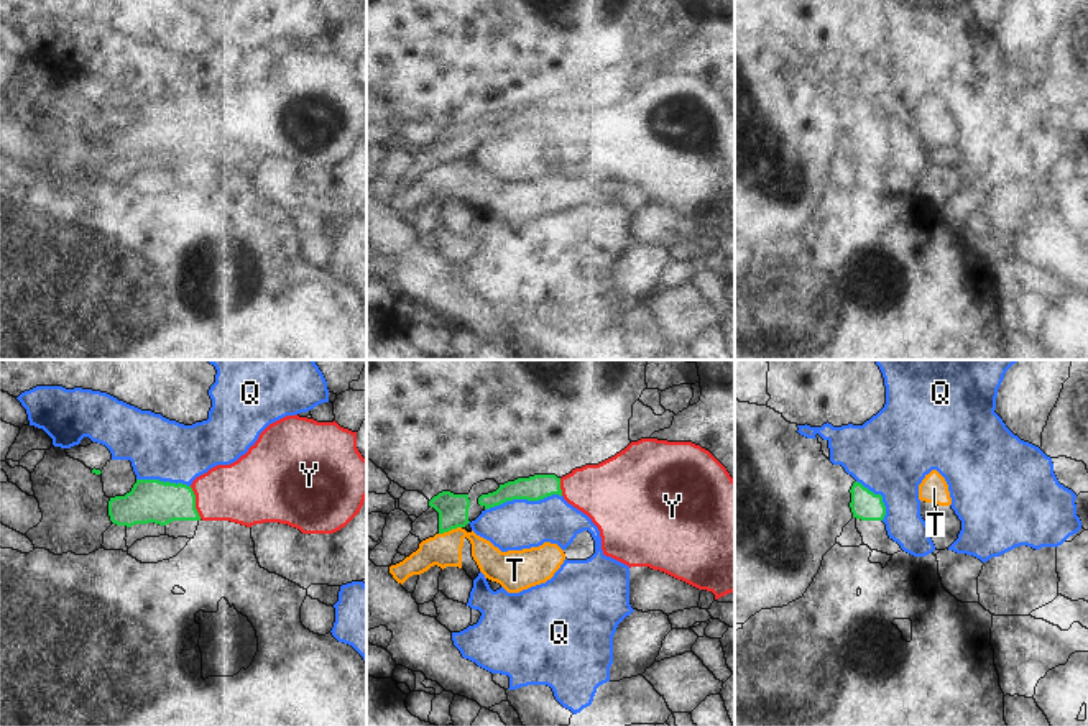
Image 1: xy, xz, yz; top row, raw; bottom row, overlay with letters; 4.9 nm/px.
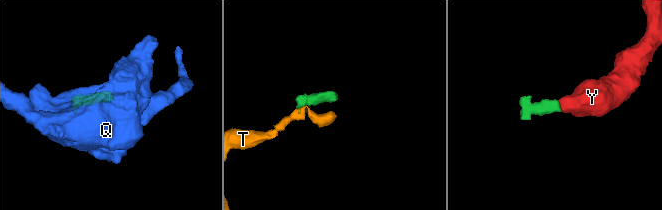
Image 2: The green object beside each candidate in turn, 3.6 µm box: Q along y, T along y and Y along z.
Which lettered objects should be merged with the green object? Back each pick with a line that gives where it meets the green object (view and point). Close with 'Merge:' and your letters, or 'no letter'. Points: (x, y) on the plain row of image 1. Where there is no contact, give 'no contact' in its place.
Y: contact xy (194, 135)
Merge: Y

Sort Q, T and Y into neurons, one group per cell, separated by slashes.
Q / T / Y

